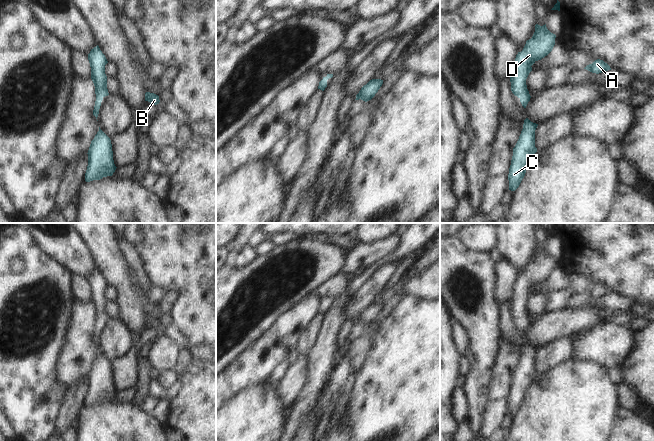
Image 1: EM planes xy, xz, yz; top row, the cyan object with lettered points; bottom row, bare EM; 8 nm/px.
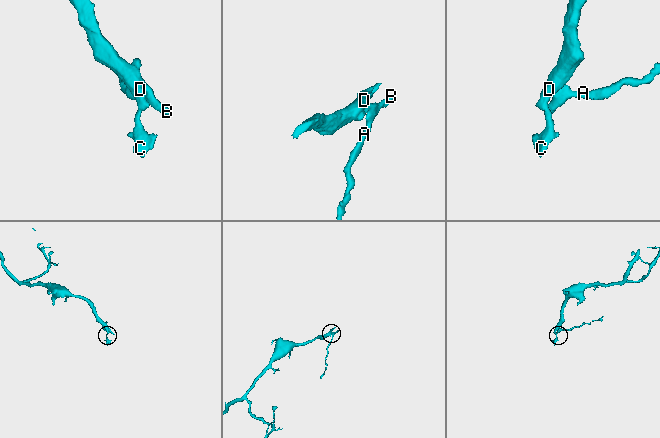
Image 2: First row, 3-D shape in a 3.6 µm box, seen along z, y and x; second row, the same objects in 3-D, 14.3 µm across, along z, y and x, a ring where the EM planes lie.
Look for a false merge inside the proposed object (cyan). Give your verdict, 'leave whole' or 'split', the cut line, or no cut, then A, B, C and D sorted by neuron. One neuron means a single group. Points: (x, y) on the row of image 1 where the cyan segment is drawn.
leave whole; no cut; A B C D

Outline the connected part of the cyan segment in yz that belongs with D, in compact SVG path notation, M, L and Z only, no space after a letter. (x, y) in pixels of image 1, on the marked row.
M536 24L532 38L526 41L523 50L516 55L510 76L511 91L520 99L524 108L531 98L526 85L526 79L532 71L531 66L552 51L555 38L556 35L547 29L546 24Z

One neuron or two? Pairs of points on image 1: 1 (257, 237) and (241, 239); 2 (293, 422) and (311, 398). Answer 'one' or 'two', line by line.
1: two
2: one

